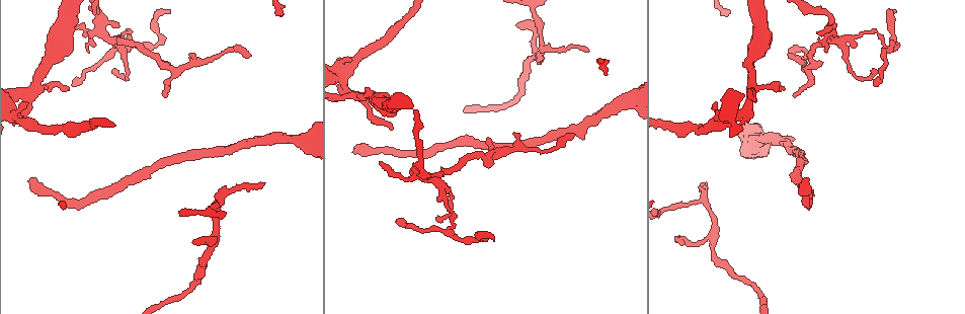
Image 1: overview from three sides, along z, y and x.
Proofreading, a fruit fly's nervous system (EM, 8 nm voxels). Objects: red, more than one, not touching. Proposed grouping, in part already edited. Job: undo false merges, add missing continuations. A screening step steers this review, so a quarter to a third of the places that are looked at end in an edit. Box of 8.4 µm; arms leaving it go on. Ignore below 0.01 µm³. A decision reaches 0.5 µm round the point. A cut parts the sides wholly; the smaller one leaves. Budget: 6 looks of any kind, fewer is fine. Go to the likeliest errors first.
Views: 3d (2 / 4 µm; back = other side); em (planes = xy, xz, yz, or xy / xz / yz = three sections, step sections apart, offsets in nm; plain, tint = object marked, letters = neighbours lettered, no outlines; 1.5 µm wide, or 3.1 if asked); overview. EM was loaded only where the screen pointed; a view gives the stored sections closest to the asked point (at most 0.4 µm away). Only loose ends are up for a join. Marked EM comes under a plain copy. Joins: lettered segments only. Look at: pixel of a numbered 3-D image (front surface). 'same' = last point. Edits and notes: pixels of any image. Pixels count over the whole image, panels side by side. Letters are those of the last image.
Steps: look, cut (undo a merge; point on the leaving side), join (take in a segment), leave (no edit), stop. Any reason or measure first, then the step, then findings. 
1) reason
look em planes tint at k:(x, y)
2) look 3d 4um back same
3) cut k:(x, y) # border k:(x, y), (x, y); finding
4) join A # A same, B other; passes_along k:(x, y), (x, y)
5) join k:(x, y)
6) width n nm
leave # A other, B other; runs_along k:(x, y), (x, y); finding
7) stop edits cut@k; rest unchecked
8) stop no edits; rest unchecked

look 3d 4um at 1:(353, 152)

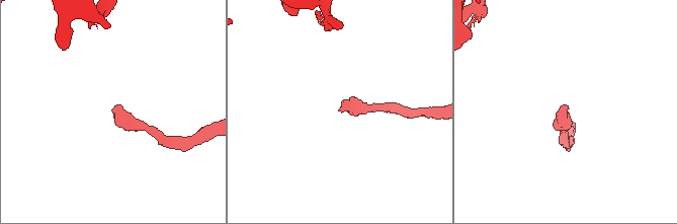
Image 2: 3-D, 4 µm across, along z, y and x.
need the tissue
look em yz step 8 tint at 2:(565, 108)

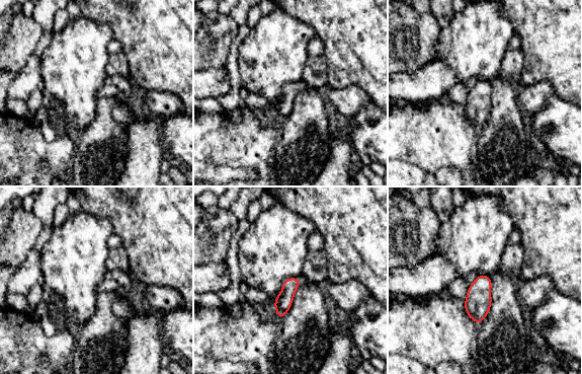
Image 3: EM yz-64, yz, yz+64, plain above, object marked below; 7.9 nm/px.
another direction
look em planes letters same

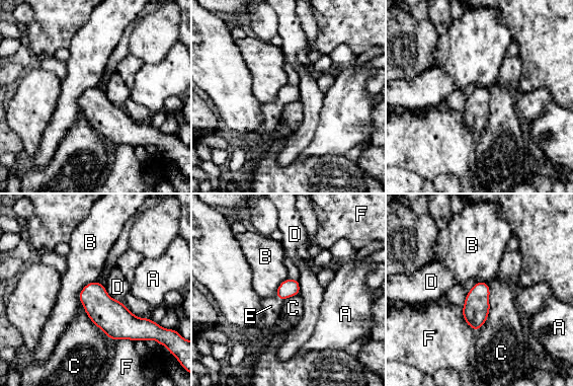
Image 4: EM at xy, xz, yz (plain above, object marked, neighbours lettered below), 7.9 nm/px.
longest_contact C 400 nm
join E # A other, B other, C other, D other, E same, F other; passes_along 4:(289, 288), (279, 298), (271, 306); it goes on there

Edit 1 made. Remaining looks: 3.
look overview

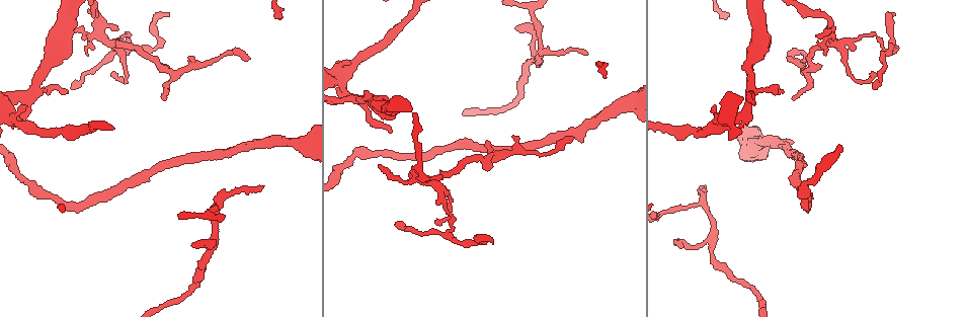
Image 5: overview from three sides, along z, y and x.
tapers out
look 3d 2um back at 5:(492, 242)

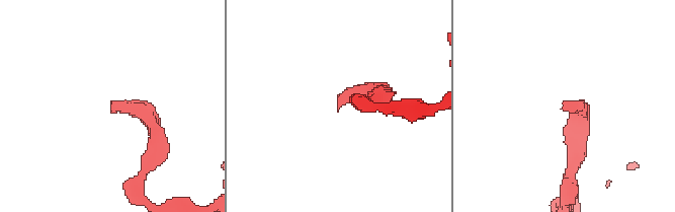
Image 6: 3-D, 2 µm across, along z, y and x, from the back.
look em planes letters at 6:(113, 105)

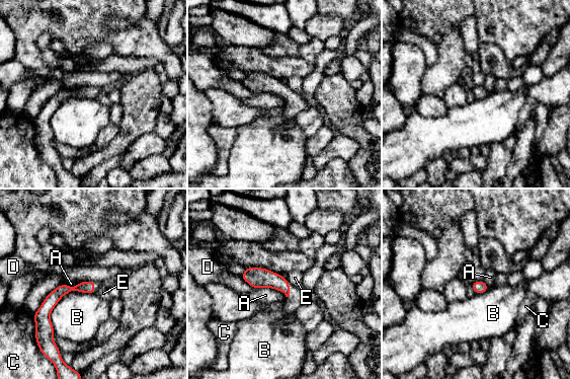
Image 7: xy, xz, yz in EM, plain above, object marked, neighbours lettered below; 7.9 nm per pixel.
leave # A other, B other, C other, D other, E other; runs_along 7:(92, 284), (63, 289), (38, 317); no lettered segment goes on from it

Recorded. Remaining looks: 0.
stop edits join@4; rest unchecked

